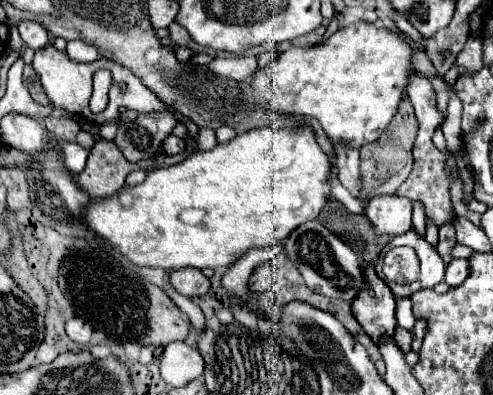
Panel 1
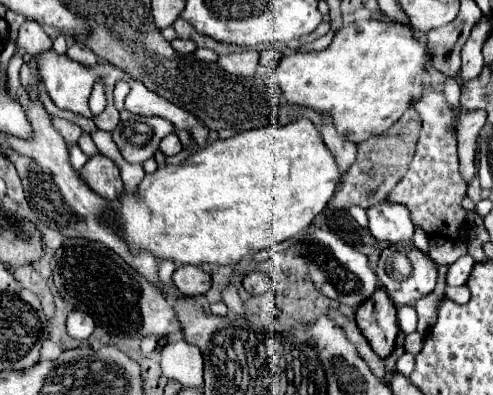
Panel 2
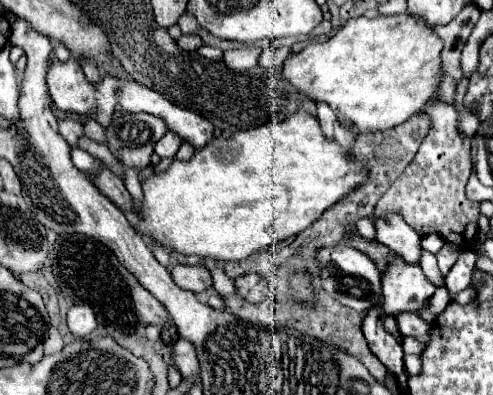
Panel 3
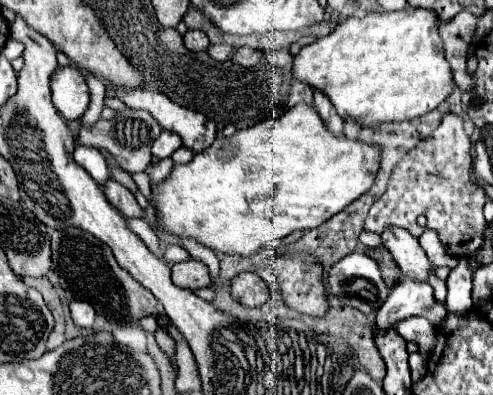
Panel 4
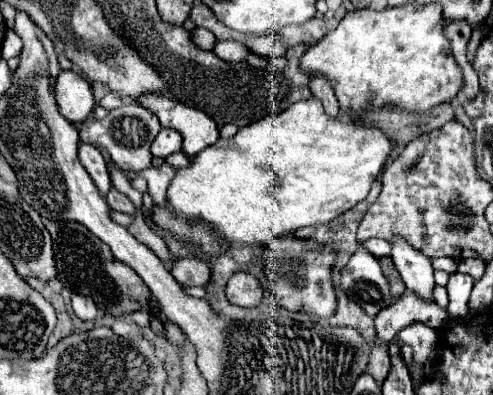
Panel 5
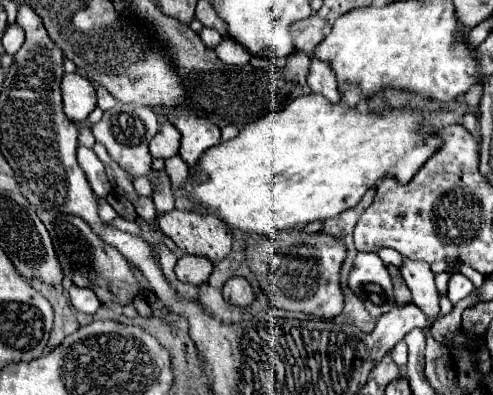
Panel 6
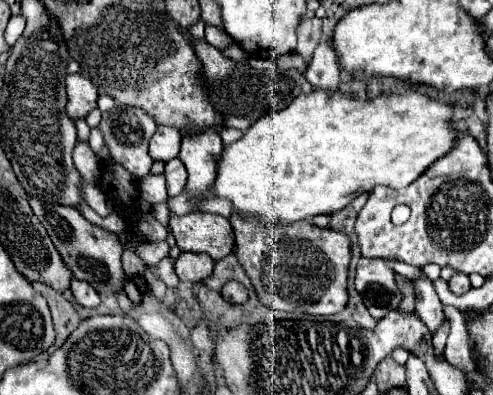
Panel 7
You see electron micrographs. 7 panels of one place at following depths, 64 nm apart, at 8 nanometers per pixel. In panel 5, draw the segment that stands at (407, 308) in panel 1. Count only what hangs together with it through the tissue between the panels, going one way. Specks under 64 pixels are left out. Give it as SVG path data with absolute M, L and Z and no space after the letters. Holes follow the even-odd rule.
M410 324L410 328L404 328L404 332L398 336L402 344L412 346L412 362L410 362L410 374L416 366L424 366L428 360L428 354L432 346L436 344L438 336L436 330L424 326L424 324Z

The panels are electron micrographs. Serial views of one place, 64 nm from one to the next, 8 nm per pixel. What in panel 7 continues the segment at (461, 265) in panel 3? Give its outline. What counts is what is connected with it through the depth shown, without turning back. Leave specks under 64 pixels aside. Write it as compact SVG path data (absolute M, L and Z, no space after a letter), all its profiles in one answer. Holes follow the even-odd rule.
M454 274L450 280L448 280L448 286L450 286L450 290L454 292L454 294L466 294L472 286L470 286L470 280L468 280L468 276L466 274Z

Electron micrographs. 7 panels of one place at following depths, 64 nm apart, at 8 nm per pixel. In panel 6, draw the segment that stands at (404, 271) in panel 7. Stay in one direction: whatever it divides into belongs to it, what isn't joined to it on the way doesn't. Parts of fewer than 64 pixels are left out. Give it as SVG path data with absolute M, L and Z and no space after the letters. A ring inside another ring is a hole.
M380 248L378 254L382 256L382 260L384 260L386 264L392 264L392 266L396 266L396 268L400 270L400 264L402 264L400 252L396 252L396 250L392 250L392 248Z

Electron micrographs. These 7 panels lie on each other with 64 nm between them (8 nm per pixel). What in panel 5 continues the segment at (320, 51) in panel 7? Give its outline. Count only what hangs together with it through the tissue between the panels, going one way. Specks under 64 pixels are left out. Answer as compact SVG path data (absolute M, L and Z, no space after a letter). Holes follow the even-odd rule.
M312 76L310 78L310 90L316 98L322 100L324 104L324 110L330 114L330 116L338 116L340 108L338 108L338 100L334 96L334 90L332 90L332 84L328 84L328 80L324 76Z

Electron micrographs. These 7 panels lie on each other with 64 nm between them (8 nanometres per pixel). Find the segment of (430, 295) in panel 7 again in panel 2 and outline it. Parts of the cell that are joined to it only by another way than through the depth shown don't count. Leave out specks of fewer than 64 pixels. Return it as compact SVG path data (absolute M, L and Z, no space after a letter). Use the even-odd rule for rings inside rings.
M378 204L378 208L368 210L370 218L370 234L376 240L384 240L390 244L414 244L414 224L408 220L408 208L400 208L400 204Z

